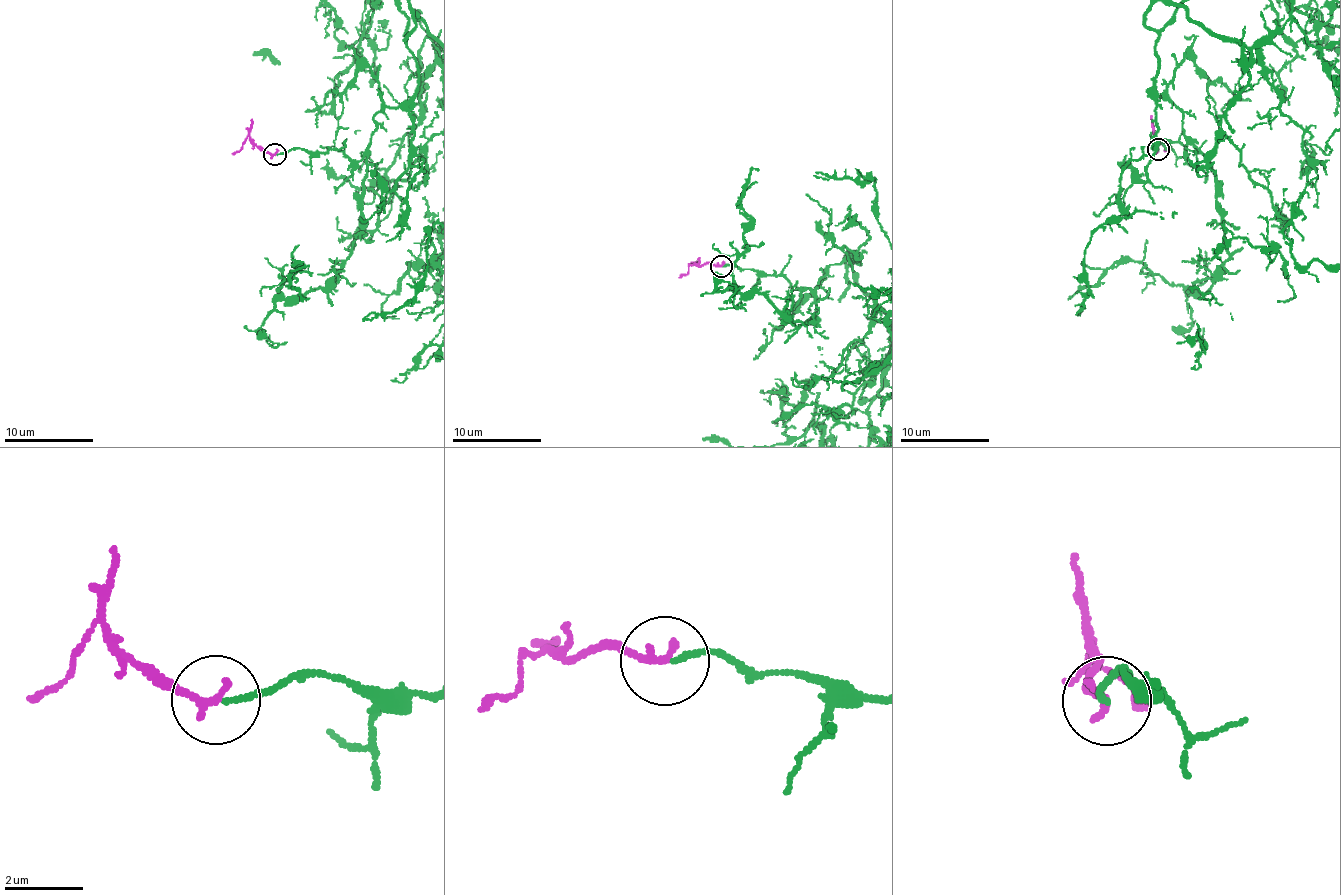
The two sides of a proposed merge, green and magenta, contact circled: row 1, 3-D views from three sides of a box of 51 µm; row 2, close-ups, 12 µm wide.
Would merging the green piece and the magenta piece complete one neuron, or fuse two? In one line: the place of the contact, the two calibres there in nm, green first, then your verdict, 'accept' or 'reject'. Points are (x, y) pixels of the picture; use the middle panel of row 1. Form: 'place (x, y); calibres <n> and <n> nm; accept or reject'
place (721, 266); calibres 120 and 240 nm; accept

